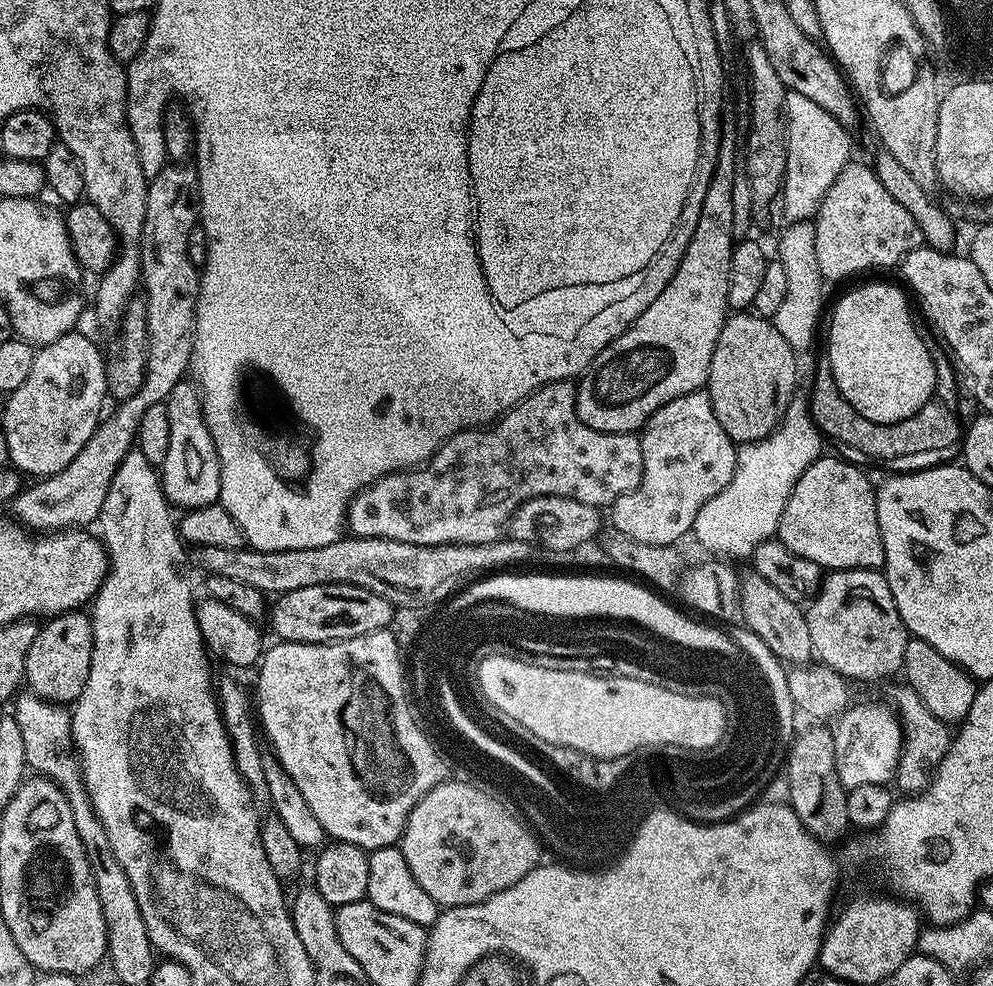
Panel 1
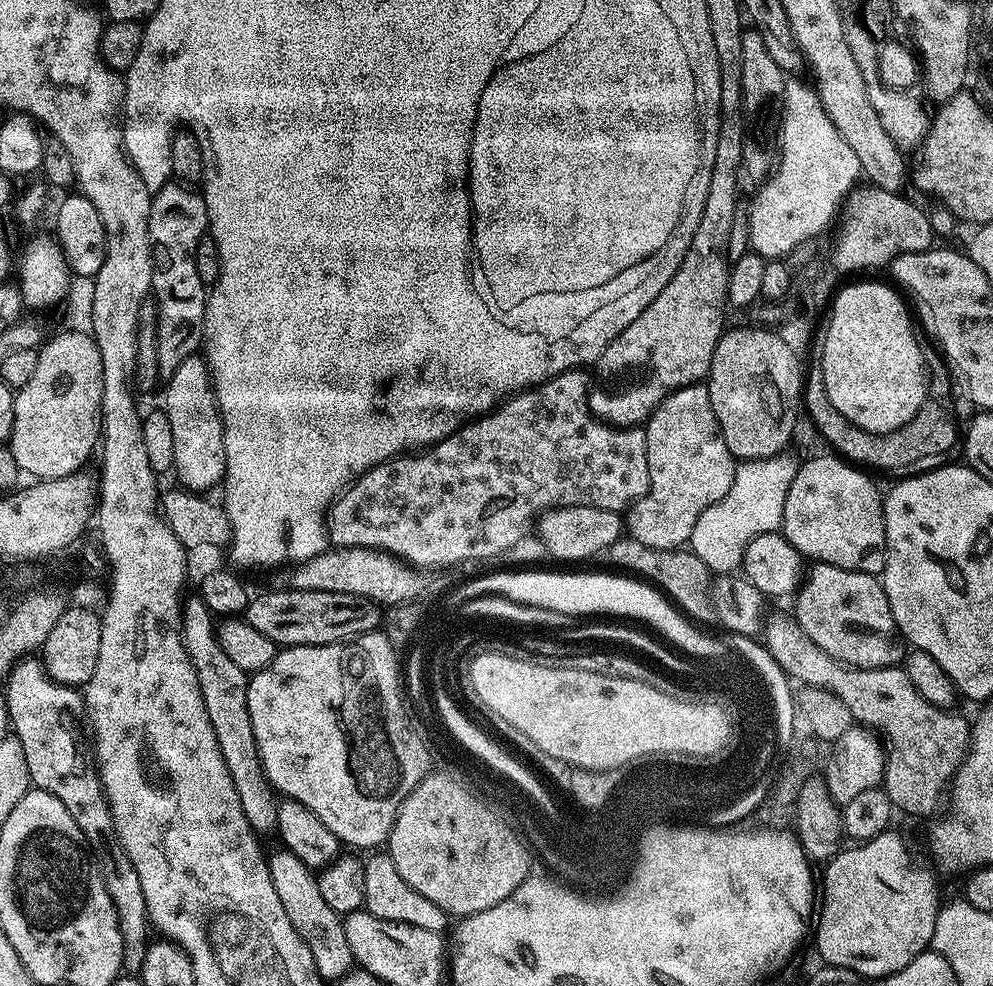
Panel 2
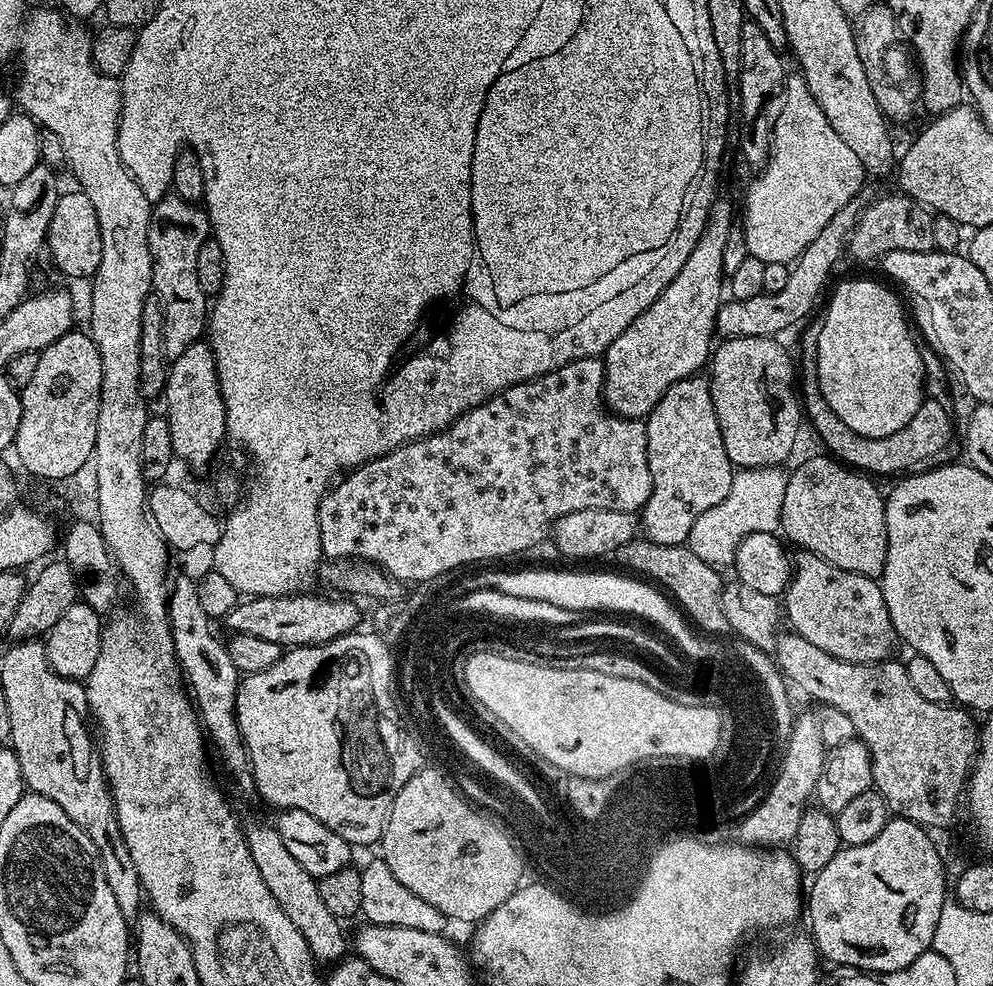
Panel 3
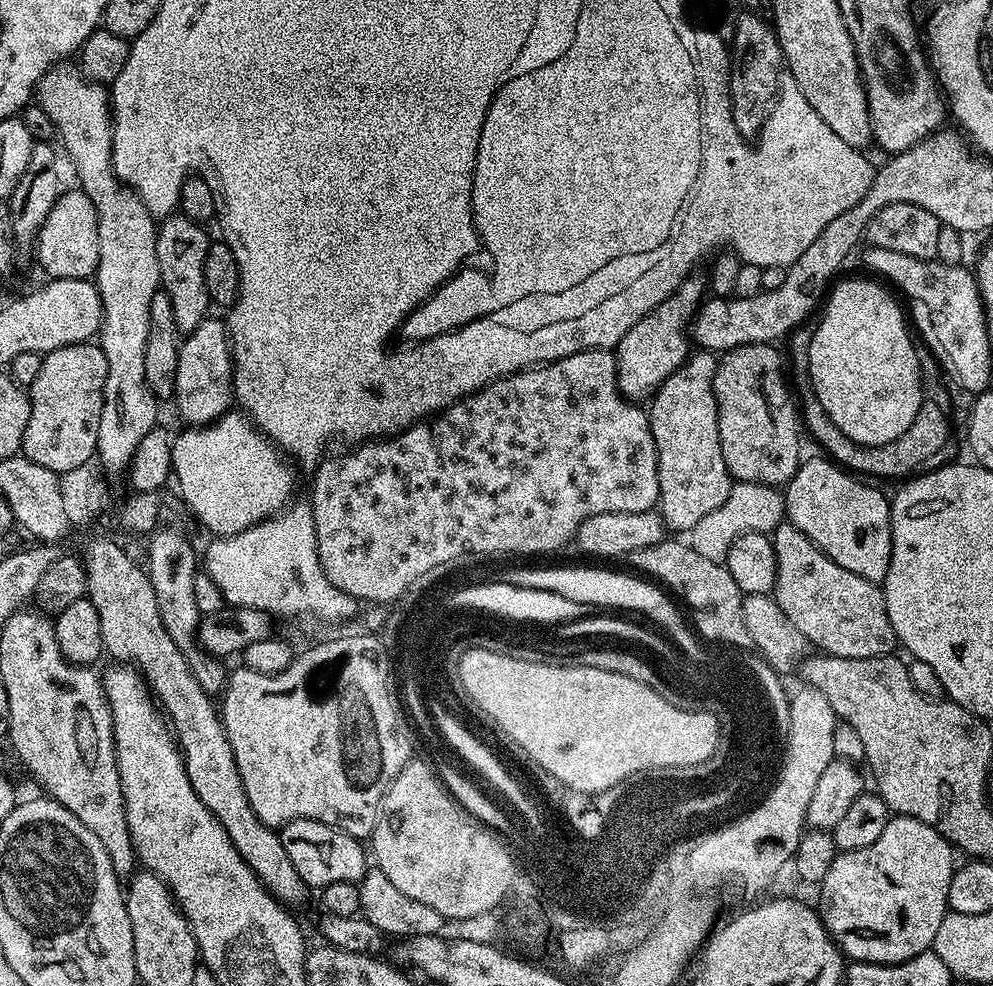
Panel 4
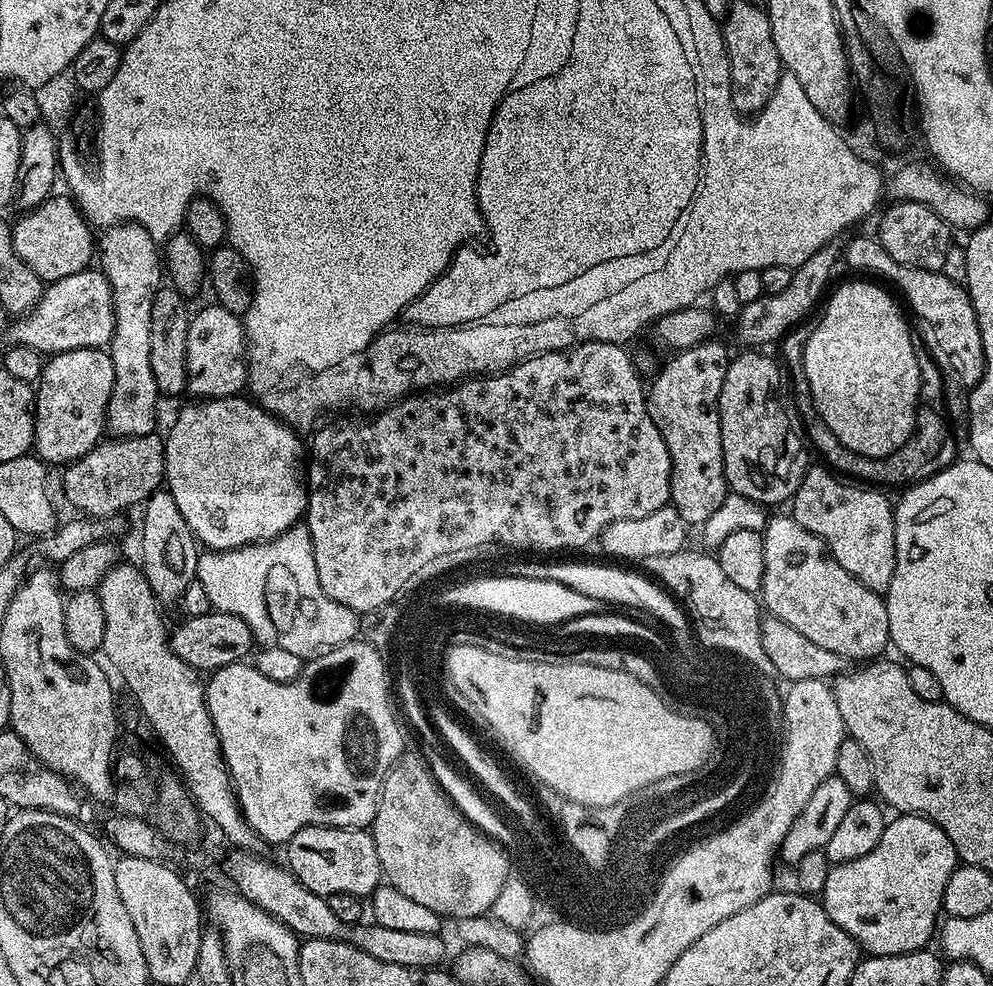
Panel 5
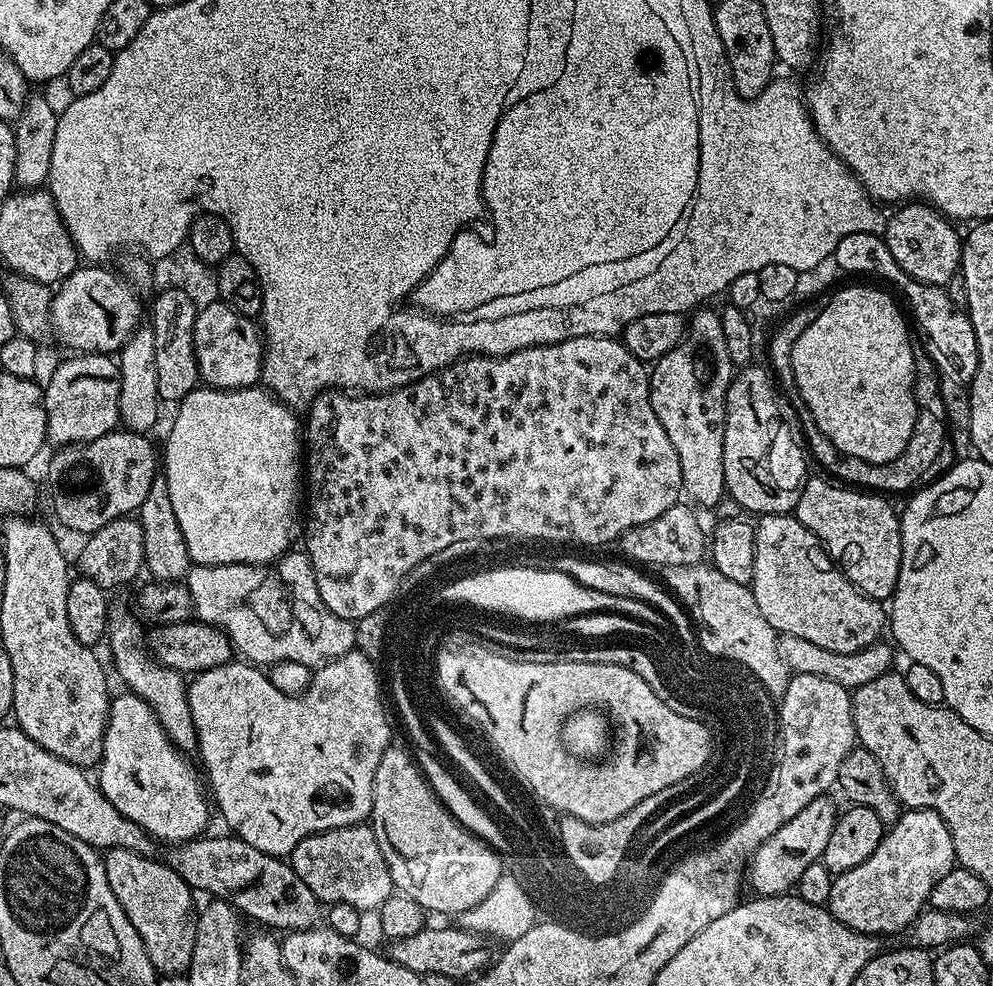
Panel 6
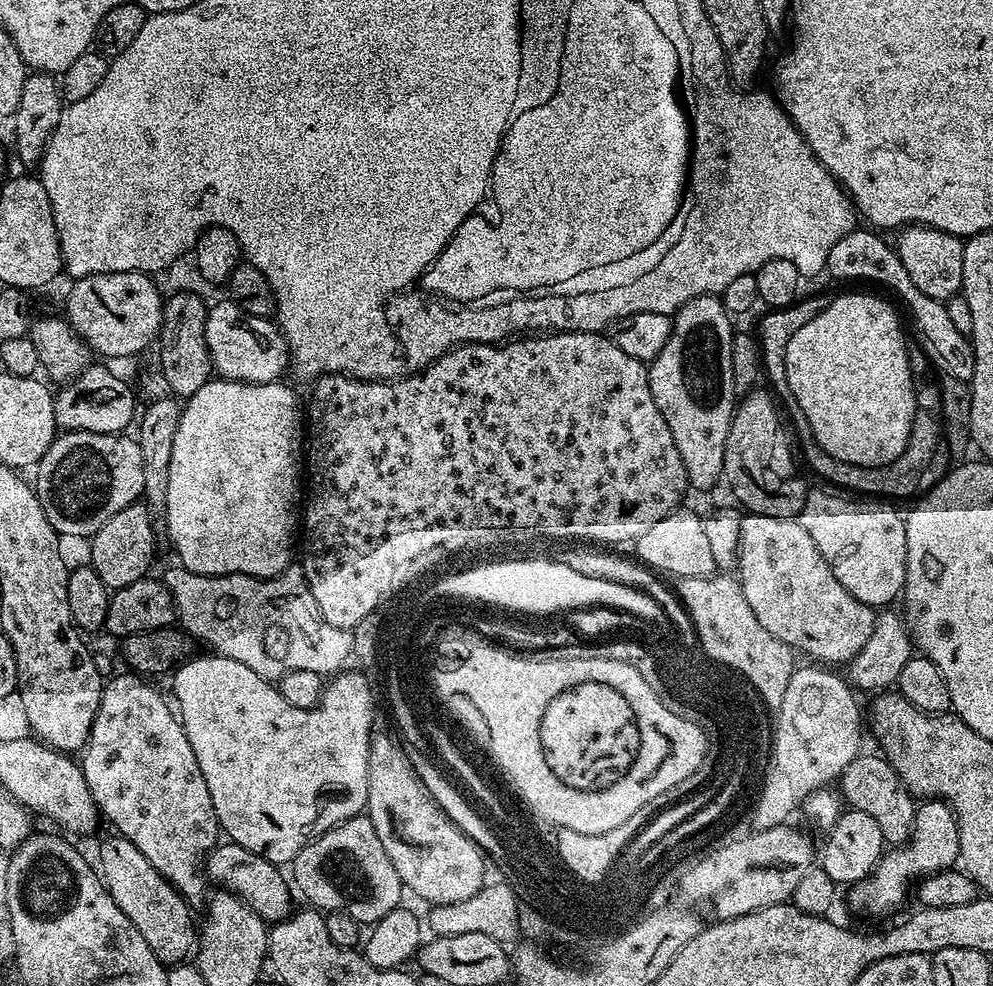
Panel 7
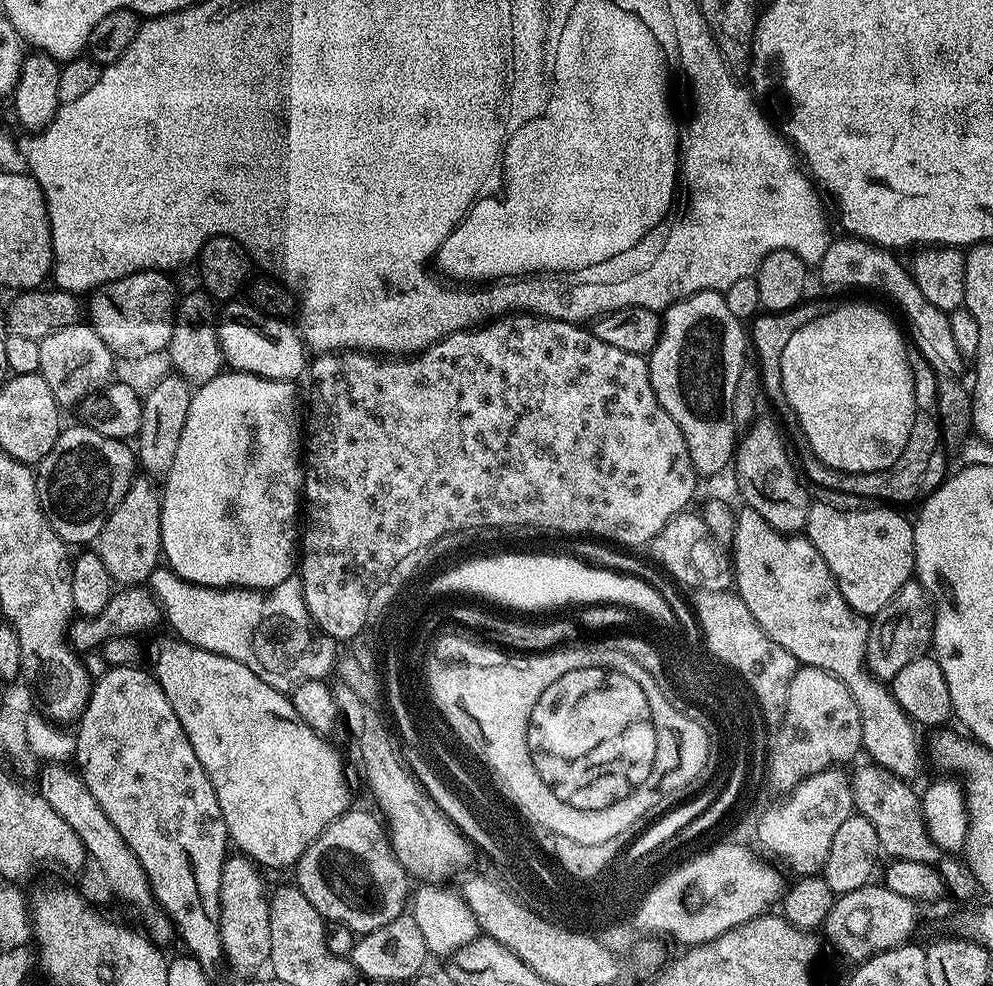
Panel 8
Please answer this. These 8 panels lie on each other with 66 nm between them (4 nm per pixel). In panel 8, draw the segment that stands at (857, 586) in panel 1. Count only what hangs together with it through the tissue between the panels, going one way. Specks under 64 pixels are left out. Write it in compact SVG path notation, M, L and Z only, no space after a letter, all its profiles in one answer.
M741 507L736 514L736 530L730 545L730 559L734 565L734 591L746 602L746 610L754 614L758 626L782 650L790 650L797 665L826 670L834 678L838 678L850 690L850 698L854 698L854 706L858 706L858 714L862 722L862 738L860 743L863 751L868 751L867 759L873 764L880 764L895 776L912 778L920 768L922 760L922 740L916 737L917 725L898 706L892 697L892 689L885 681L877 680L868 671L864 663L866 642L870 620L865 613L856 612L842 598L842 590L830 570L826 566L824 556L804 534L785 534L772 528L762 514L753 508Z

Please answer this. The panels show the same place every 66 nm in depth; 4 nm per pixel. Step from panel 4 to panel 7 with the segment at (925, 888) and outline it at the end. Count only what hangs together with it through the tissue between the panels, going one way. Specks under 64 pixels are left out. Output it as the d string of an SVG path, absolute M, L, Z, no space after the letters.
M924 800L916 809L912 835L908 841L903 846L885 851L876 863L876 869L864 880L857 881L847 889L848 904L856 912L865 912L868 916L884 916L910 896L913 885L926 876L933 876L935 872L951 869L959 858L956 815L943 800Z

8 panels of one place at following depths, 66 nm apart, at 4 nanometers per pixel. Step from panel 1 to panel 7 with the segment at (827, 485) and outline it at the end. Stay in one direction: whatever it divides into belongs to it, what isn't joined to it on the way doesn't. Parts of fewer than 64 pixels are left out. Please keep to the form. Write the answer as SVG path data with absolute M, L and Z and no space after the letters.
M812 492L807 493L804 505L799 514L799 521L802 526L806 526L806 530L810 534L810 538L814 538L814 546L818 546L818 550L822 550L822 554L826 558L826 562L832 565L834 570L834 578L838 578L842 582L842 586L846 586L850 590L850 594L854 594L858 598L858 602L863 604L870 604L873 606L888 606L892 599L899 597L904 591L904 522L905 517L903 515L896 516L896 512L892 508L887 508L887 503L873 502L868 498L845 498L840 494L833 494L828 492Z

